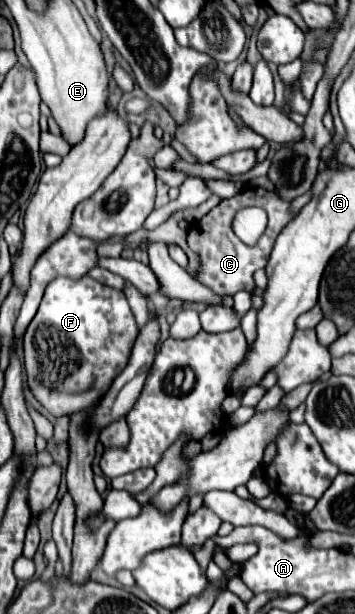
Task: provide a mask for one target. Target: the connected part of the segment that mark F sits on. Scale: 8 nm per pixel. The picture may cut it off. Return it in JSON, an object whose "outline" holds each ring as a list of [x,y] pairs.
{"outline":[[[60,276],[52,280],[44,292],[34,320],[24,334],[24,366],[32,394],[54,416],[72,414],[90,406],[92,402],[98,402],[110,388],[112,380],[124,370],[134,346],[136,332],[138,326],[120,290],[104,286],[90,276],[82,276],[78,280]]]}

